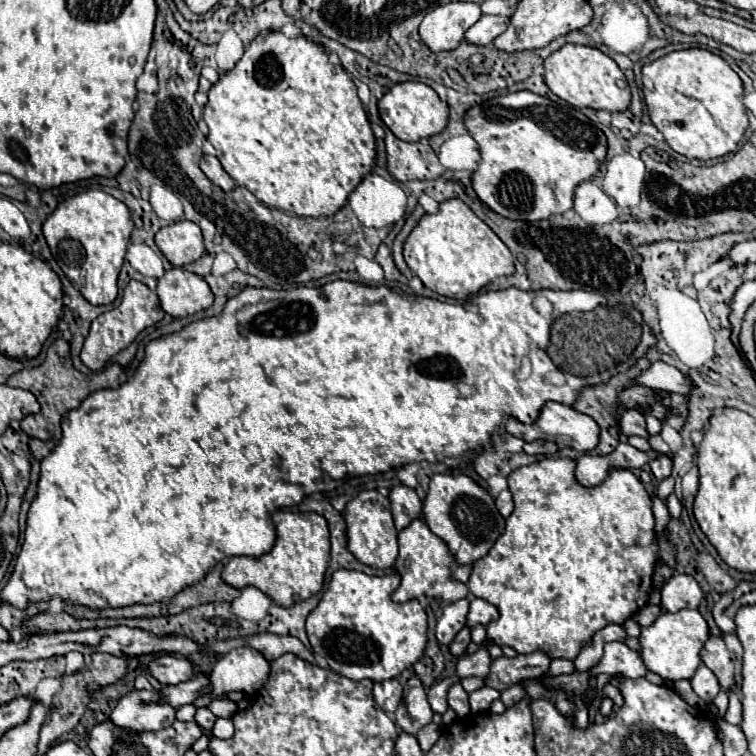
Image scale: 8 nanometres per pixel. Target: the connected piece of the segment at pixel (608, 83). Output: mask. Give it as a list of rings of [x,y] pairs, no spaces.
[[[566,43],[544,61],[544,81],[548,89],[574,107],[626,111],[630,105],[630,87],[618,65],[600,49]]]

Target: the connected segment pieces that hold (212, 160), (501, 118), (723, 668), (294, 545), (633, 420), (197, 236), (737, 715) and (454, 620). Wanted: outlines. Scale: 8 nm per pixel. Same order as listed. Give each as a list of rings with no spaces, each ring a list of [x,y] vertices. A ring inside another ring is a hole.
[[[202,155],[200,159],[200,169],[204,171],[204,175],[218,187],[222,187],[224,191],[232,191],[236,185],[232,181],[232,177],[222,169],[220,161],[214,155]]]
[[[530,91],[494,97],[468,109],[464,125],[482,155],[472,175],[474,191],[506,219],[540,221],[572,209],[576,185],[590,179],[606,157],[604,133],[582,111],[554,105]]]
[[[710,637],[702,647],[702,663],[716,675],[720,687],[734,687],[734,661],[736,657],[726,649],[722,637]]]
[[[276,511],[272,515],[276,523],[276,543],[260,557],[232,557],[224,569],[222,579],[236,587],[258,587],[278,607],[292,607],[304,599],[310,599],[322,589],[324,573],[330,561],[330,529],[326,519],[318,513],[298,513],[298,511]]]
[[[624,409],[622,417],[620,417],[620,433],[624,433],[626,437],[630,437],[630,435],[648,437],[644,417],[636,409]]]
[[[186,219],[176,221],[168,227],[162,227],[156,233],[154,241],[156,241],[158,249],[164,253],[164,257],[174,267],[194,263],[204,253],[204,241],[202,241],[200,227]]]
[[[730,693],[730,705],[728,705],[728,711],[726,711],[724,719],[732,725],[742,723],[742,705],[740,705],[740,697],[736,693]]]
[[[458,599],[454,603],[448,603],[442,609],[442,615],[438,619],[436,627],[436,639],[442,645],[450,645],[456,637],[456,633],[466,625],[466,615],[468,615],[468,599]]]

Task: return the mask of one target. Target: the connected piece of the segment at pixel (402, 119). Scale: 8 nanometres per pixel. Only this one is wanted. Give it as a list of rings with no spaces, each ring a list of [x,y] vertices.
[[[406,81],[394,85],[378,101],[378,111],[384,125],[402,141],[420,141],[422,137],[432,137],[440,133],[448,123],[448,105],[440,101],[436,91],[420,81]]]

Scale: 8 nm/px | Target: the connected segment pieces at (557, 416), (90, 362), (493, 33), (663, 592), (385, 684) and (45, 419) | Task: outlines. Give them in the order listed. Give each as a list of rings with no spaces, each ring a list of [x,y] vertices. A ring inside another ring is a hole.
[[[548,401],[542,407],[540,417],[532,425],[522,425],[516,419],[508,419],[506,421],[506,431],[510,435],[514,435],[514,437],[524,439],[524,441],[544,439],[544,441],[554,441],[558,445],[572,447],[576,451],[592,451],[592,449],[596,449],[598,439],[600,439],[600,427],[598,427],[598,423],[592,417],[588,417],[588,415],[572,409],[570,405],[562,405],[562,403],[556,403],[556,401]]]
[[[130,281],[124,289],[124,295],[122,295],[122,301],[118,307],[114,307],[112,311],[106,311],[102,315],[98,315],[94,321],[92,321],[92,327],[90,327],[90,333],[84,341],[84,347],[82,347],[82,353],[80,353],[80,359],[82,363],[92,369],[92,371],[100,371],[110,357],[114,357],[118,351],[126,349],[134,339],[136,335],[158,323],[160,319],[164,317],[164,311],[158,303],[158,297],[154,291],[150,291],[144,283],[140,281]]]
[[[482,15],[478,23],[474,23],[466,31],[466,41],[474,45],[490,45],[492,39],[496,39],[500,33],[504,33],[508,27],[508,17],[500,15]]]
[[[676,573],[670,581],[660,589],[660,609],[668,613],[676,613],[680,609],[698,609],[702,601],[702,589],[690,575]]]
[[[398,679],[374,683],[374,699],[384,711],[394,713],[402,701],[402,685],[398,683]]]
[[[56,339],[50,349],[48,349],[48,355],[46,355],[46,361],[34,369],[24,369],[24,371],[18,371],[14,373],[6,383],[10,387],[22,387],[30,393],[34,393],[34,397],[38,399],[40,403],[41,412],[36,415],[27,415],[24,421],[22,421],[22,429],[30,435],[30,437],[36,437],[36,439],[42,439],[42,441],[50,441],[56,437],[58,433],[58,441],[60,441],[60,419],[66,411],[70,409],[76,409],[92,391],[96,389],[104,389],[104,387],[110,387],[110,389],[116,389],[118,387],[118,375],[120,375],[120,367],[118,365],[110,365],[108,369],[100,371],[100,373],[94,373],[94,383],[90,377],[82,375],[80,371],[76,371],[72,367],[72,361],[70,361],[70,347],[64,339]]]

